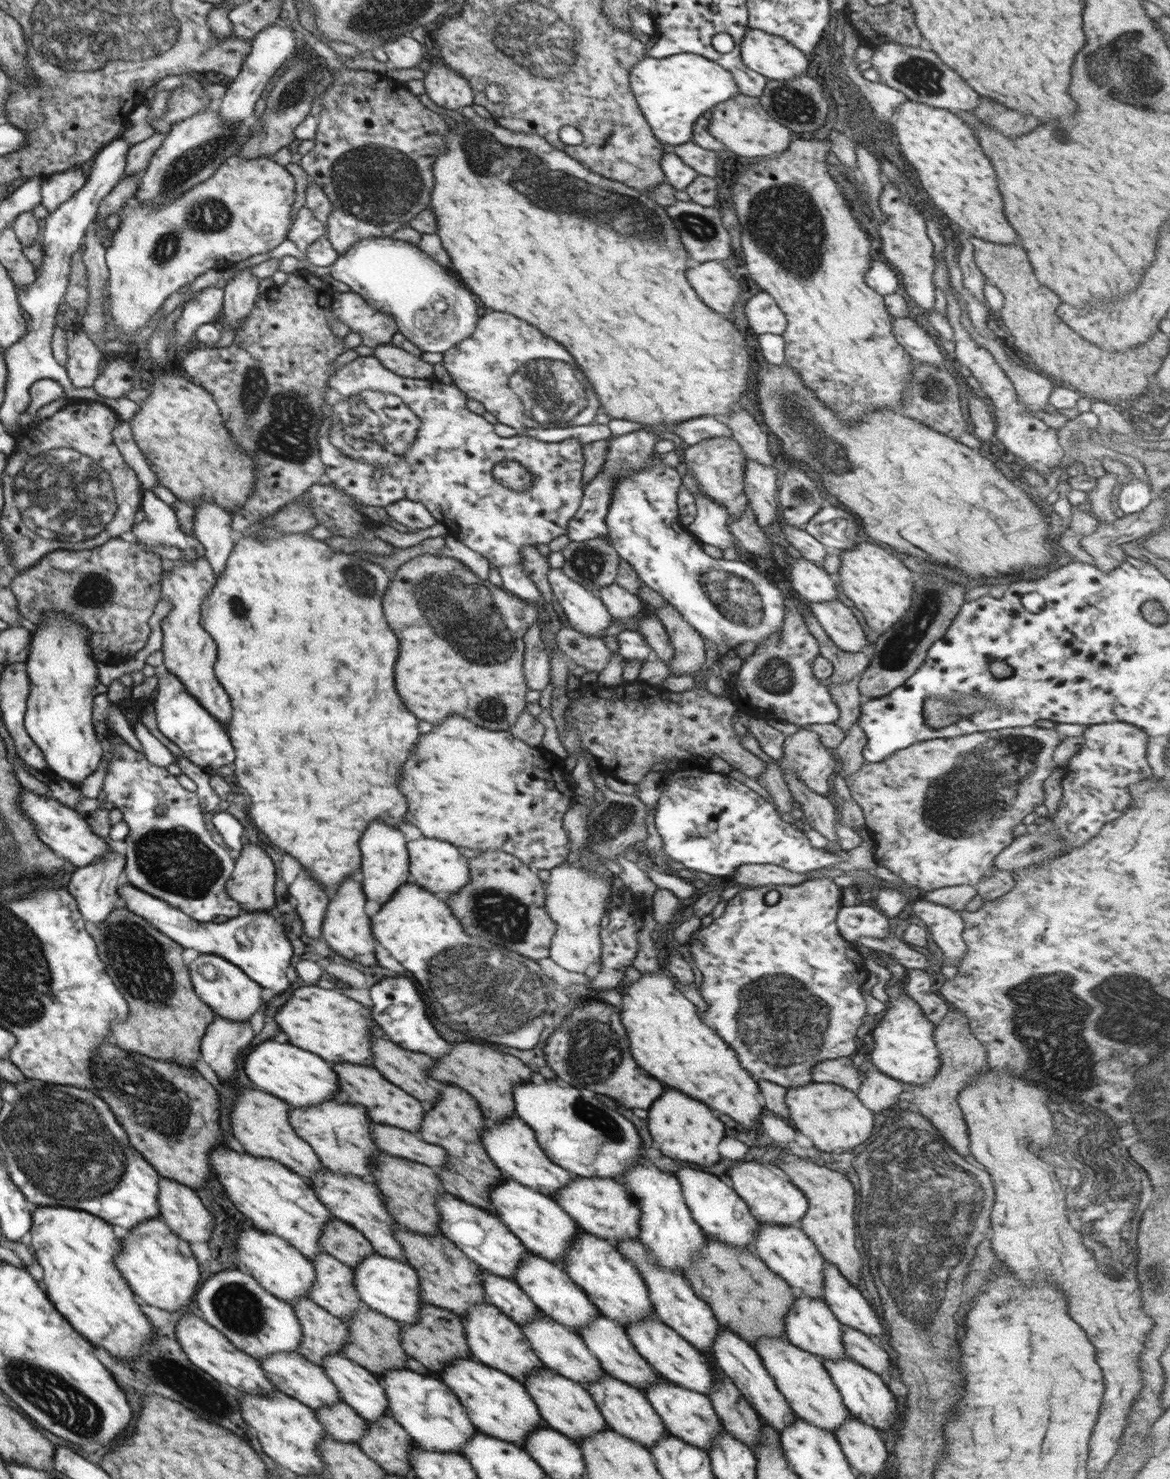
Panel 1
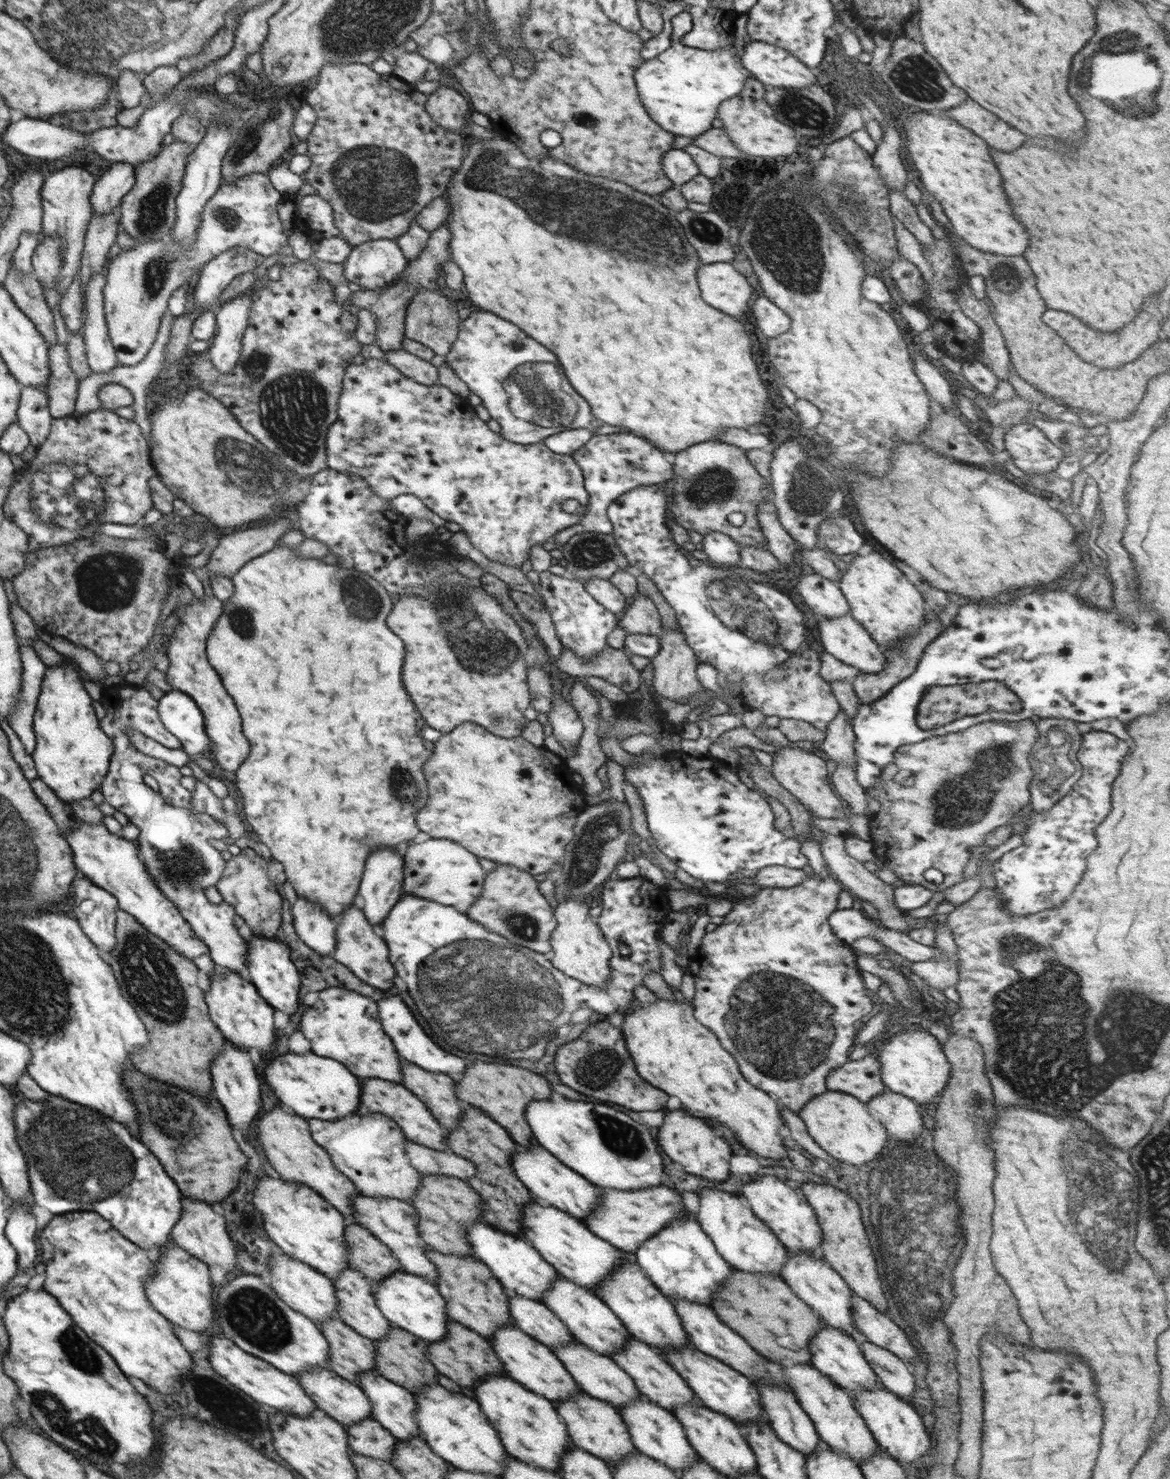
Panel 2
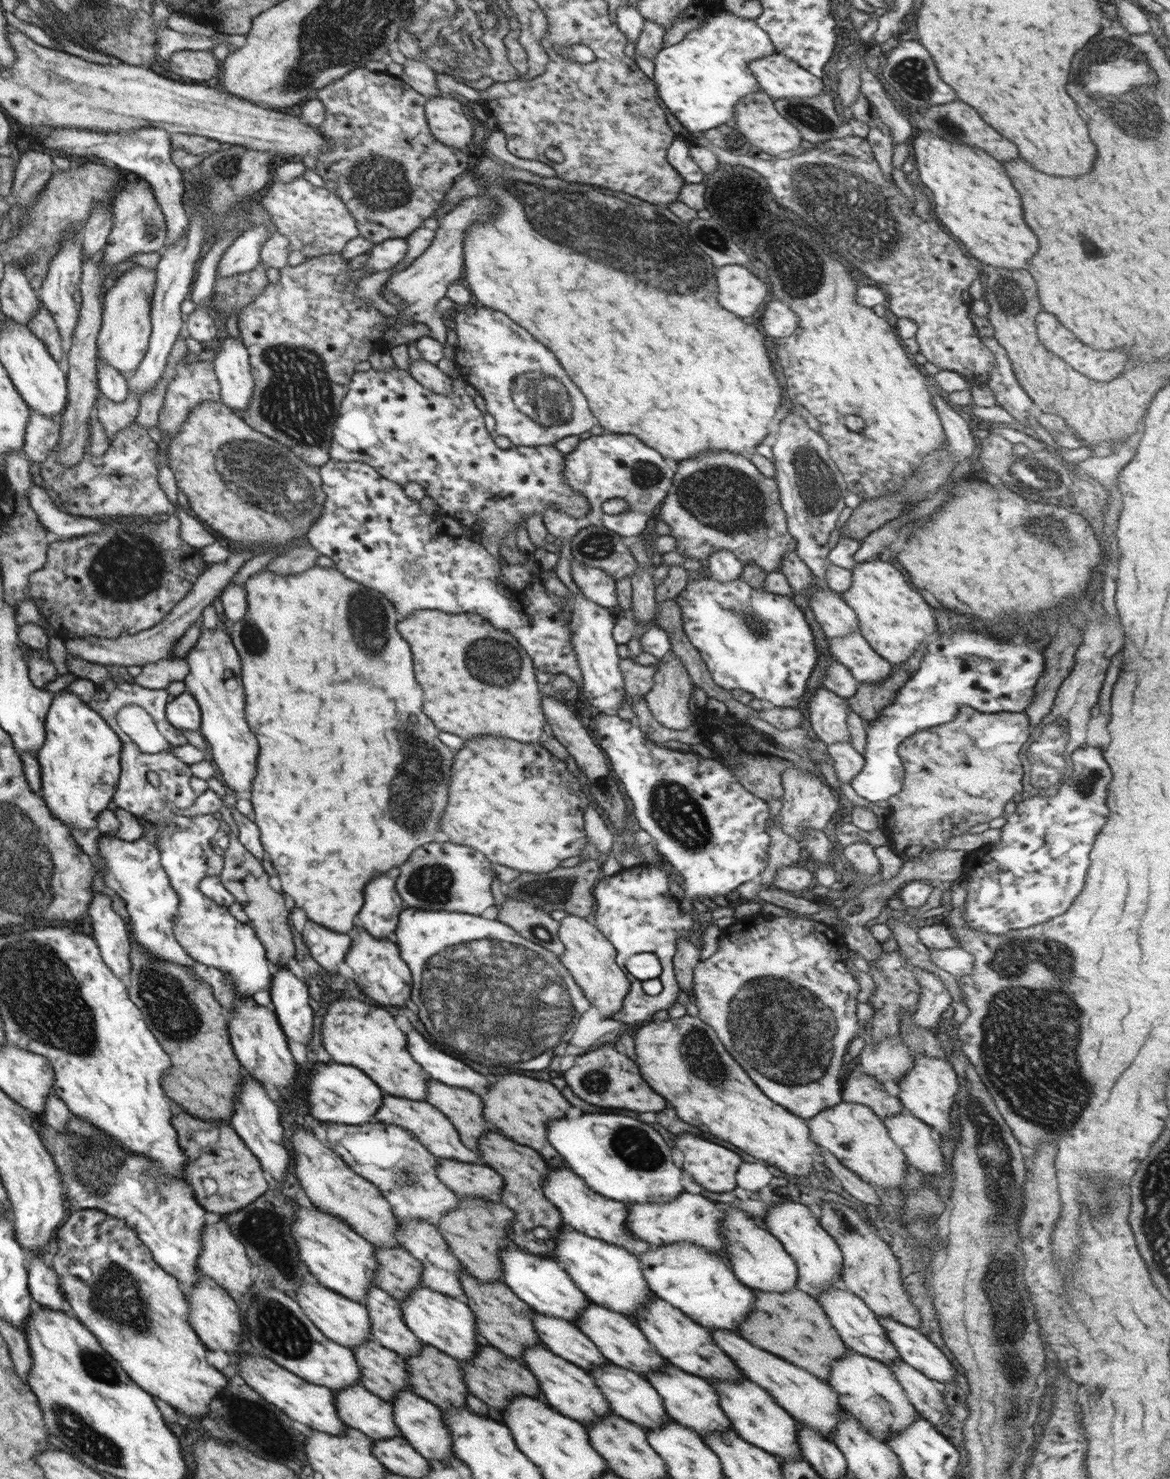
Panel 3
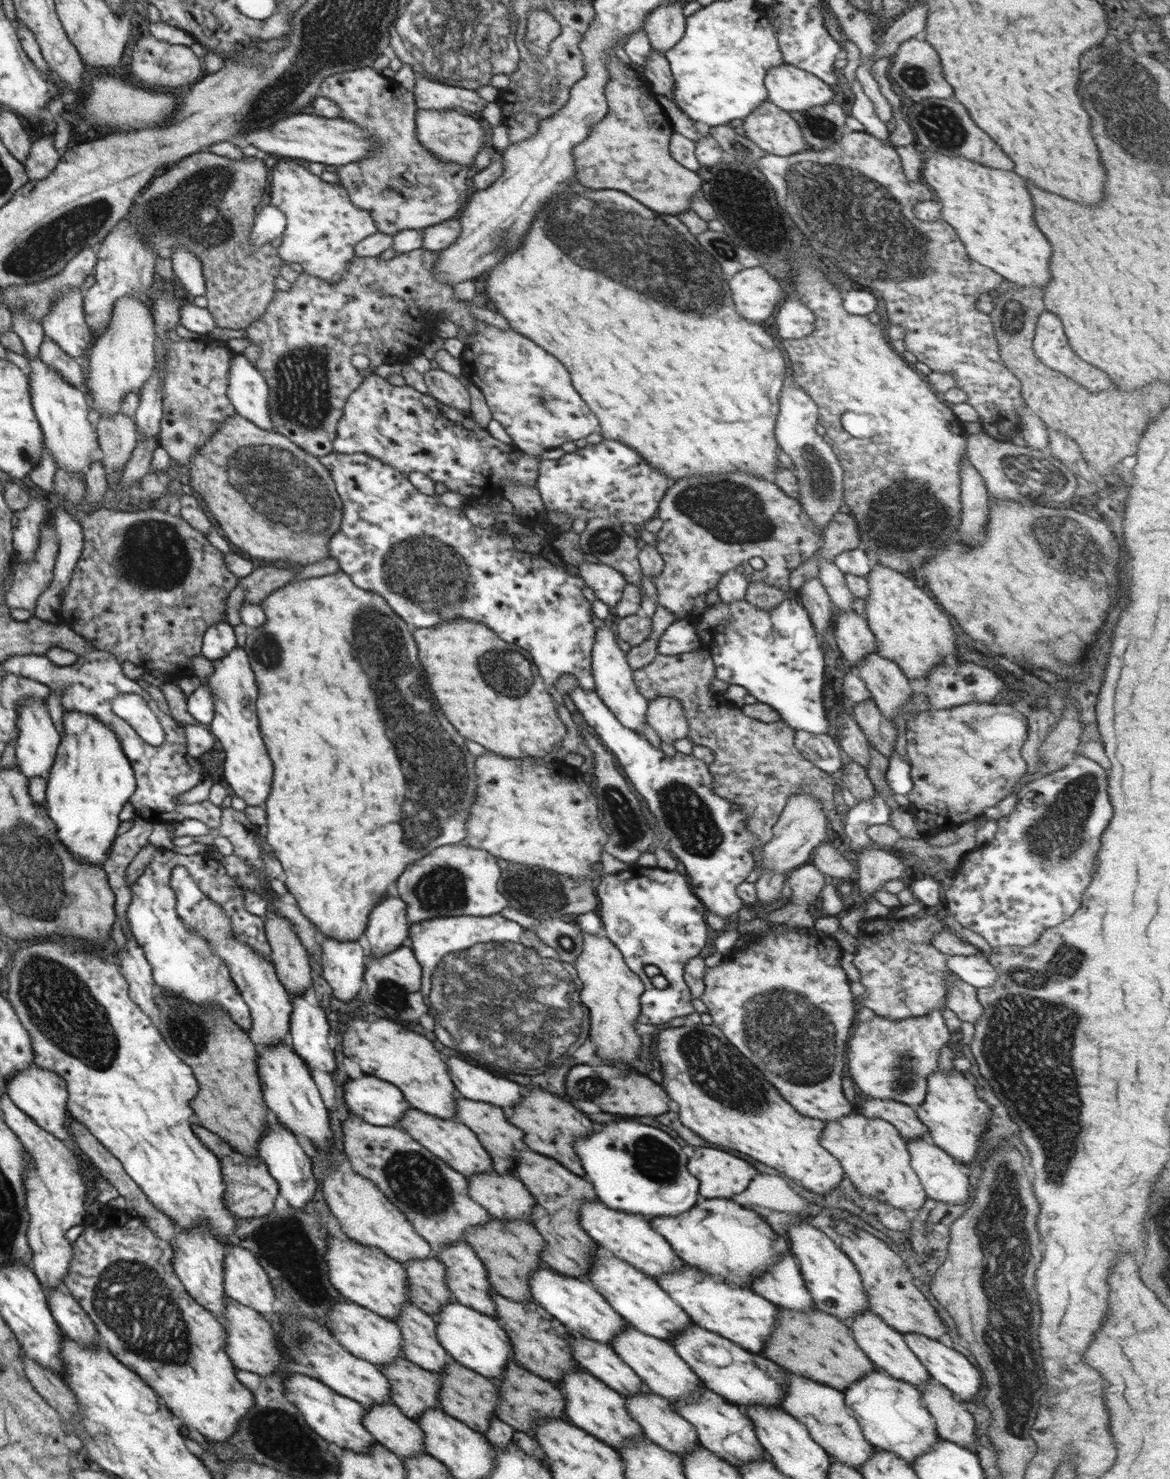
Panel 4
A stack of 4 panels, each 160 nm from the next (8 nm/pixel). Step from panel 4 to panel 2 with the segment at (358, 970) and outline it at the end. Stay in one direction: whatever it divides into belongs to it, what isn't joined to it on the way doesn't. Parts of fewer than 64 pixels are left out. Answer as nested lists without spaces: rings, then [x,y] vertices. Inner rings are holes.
[[[297,896],[291,909],[298,936],[318,954],[331,956],[337,943],[333,916],[306,897]]]

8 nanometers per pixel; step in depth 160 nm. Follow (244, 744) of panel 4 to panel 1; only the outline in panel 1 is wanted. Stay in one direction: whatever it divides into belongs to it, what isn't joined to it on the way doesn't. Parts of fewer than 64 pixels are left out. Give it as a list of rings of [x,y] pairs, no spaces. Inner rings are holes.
[[[196,557],[194,562],[188,562],[185,558],[175,562],[175,566],[169,571],[163,572],[161,577],[161,596],[171,605],[166,616],[161,620],[161,631],[163,632],[163,663],[168,671],[176,675],[186,687],[186,690],[196,697],[196,700],[210,713],[215,716],[226,730],[230,728],[232,718],[232,705],[228,693],[220,684],[214,672],[217,661],[218,646],[209,632],[201,625],[201,606],[205,596],[215,585],[215,572],[206,557]]]

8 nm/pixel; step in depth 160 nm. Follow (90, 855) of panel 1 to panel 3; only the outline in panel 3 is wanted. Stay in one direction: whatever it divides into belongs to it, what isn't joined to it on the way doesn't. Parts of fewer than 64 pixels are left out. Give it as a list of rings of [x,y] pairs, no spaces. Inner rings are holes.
[[[108,834],[100,837],[97,844],[98,856],[106,861],[100,874],[104,877],[106,886],[125,900],[125,907],[130,917],[128,926],[130,938],[141,944],[156,958],[190,968],[200,980],[211,986],[213,995],[224,1008],[224,1013],[232,1012],[236,1006],[238,993],[234,984],[226,979],[219,968],[206,966],[194,960],[176,940],[173,928],[177,921],[179,896],[171,887],[170,879],[160,865],[159,847],[149,837],[140,837],[135,841],[128,842]]]

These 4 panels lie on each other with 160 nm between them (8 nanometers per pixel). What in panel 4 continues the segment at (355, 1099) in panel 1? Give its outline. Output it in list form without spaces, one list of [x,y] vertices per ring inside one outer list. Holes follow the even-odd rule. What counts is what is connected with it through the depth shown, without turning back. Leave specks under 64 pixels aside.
[[[410,1107],[399,1120],[399,1125],[418,1144],[427,1148],[434,1156],[449,1164],[450,1168],[461,1172],[466,1177],[494,1171],[490,1155],[482,1148],[474,1132],[462,1122],[454,1119],[438,1118],[417,1108]]]

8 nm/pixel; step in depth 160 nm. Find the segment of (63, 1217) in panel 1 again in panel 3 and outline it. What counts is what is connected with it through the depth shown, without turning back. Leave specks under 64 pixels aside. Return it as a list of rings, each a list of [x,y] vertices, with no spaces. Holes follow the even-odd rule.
[[[77,1209],[71,1210],[68,1214],[69,1218],[62,1226],[57,1228],[56,1244],[58,1252],[52,1260],[53,1270],[59,1279],[59,1287],[63,1292],[63,1296],[69,1302],[70,1308],[74,1311],[77,1319],[96,1337],[98,1343],[106,1350],[110,1357],[127,1372],[127,1375],[134,1380],[140,1388],[145,1389],[152,1396],[158,1396],[160,1400],[164,1400],[176,1410],[188,1414],[188,1416],[196,1416],[200,1418],[202,1414],[208,1412],[209,1404],[216,1396],[220,1396],[221,1392],[227,1387],[227,1378],[208,1362],[206,1352],[208,1352],[204,1343],[200,1341],[200,1337],[194,1332],[190,1326],[187,1316],[189,1315],[189,1304],[187,1303],[185,1294],[182,1291],[182,1286],[178,1280],[166,1273],[162,1267],[153,1259],[150,1249],[138,1239],[134,1228],[128,1227],[126,1221],[114,1219],[110,1215],[96,1209]]]

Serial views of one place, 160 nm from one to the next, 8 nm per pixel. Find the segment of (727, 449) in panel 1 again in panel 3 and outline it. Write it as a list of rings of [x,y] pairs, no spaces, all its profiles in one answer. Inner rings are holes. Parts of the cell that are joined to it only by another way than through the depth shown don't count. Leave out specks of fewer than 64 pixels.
[[[708,451],[695,457],[681,460],[678,462],[677,469],[673,478],[671,489],[665,495],[665,499],[660,504],[657,511],[657,519],[663,520],[668,526],[670,526],[672,532],[671,535],[677,540],[677,549],[680,554],[686,559],[686,556],[698,560],[705,567],[709,556],[714,551],[722,549],[731,550],[738,560],[741,560],[743,564],[756,563],[760,568],[763,568],[766,572],[772,572],[779,570],[783,559],[783,554],[788,551],[795,551],[797,542],[795,542],[792,535],[788,533],[788,526],[785,511],[782,510],[780,495],[778,492],[778,485],[775,479],[766,478],[754,464],[751,463],[745,457],[742,457],[740,453],[733,453],[728,451]]]

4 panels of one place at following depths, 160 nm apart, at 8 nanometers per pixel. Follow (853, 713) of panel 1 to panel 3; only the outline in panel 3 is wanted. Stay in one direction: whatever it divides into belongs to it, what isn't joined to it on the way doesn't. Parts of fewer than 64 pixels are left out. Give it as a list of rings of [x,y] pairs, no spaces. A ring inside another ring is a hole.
[[[851,742],[828,745],[829,755],[834,761],[837,777],[842,783],[850,783],[865,766],[865,759],[854,750]]]

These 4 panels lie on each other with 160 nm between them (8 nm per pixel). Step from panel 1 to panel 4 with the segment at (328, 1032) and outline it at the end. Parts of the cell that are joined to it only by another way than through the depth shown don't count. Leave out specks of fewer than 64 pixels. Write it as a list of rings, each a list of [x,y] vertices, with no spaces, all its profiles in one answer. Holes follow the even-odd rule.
[[[366,1012],[364,1015],[350,1017],[345,1022],[345,1029],[341,1035],[343,1053],[346,1057],[357,1062],[366,1075],[377,1076],[397,1086],[412,1107],[438,1118],[454,1119],[460,1122],[460,1118],[457,1118],[457,1106],[455,1103],[455,1098],[460,1097],[460,1094],[450,1080],[447,1071],[449,1068],[444,1062],[446,1056],[438,1051],[426,1037],[409,1030],[397,1020],[385,1019],[376,1016],[374,1013],[368,1014]]]

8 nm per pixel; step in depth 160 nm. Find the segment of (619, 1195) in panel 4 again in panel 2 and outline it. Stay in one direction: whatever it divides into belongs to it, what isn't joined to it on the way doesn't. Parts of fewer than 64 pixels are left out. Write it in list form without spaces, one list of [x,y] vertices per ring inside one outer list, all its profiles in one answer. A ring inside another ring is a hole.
[[[556,1090],[546,1100],[528,1102],[525,1117],[533,1138],[562,1164],[602,1189],[631,1190],[657,1187],[664,1184],[660,1176],[665,1173],[662,1150],[650,1135],[648,1125],[634,1121],[629,1115],[602,1102],[576,1101],[560,1095]]]

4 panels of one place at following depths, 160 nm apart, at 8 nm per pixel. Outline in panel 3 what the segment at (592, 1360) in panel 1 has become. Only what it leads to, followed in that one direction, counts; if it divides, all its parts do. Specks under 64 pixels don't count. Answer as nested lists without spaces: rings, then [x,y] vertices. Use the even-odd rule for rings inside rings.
[[[612,1363],[603,1364],[597,1369],[590,1369],[588,1373],[608,1399],[612,1412],[641,1426],[646,1432],[672,1421],[665,1411],[662,1397],[644,1376]]]

